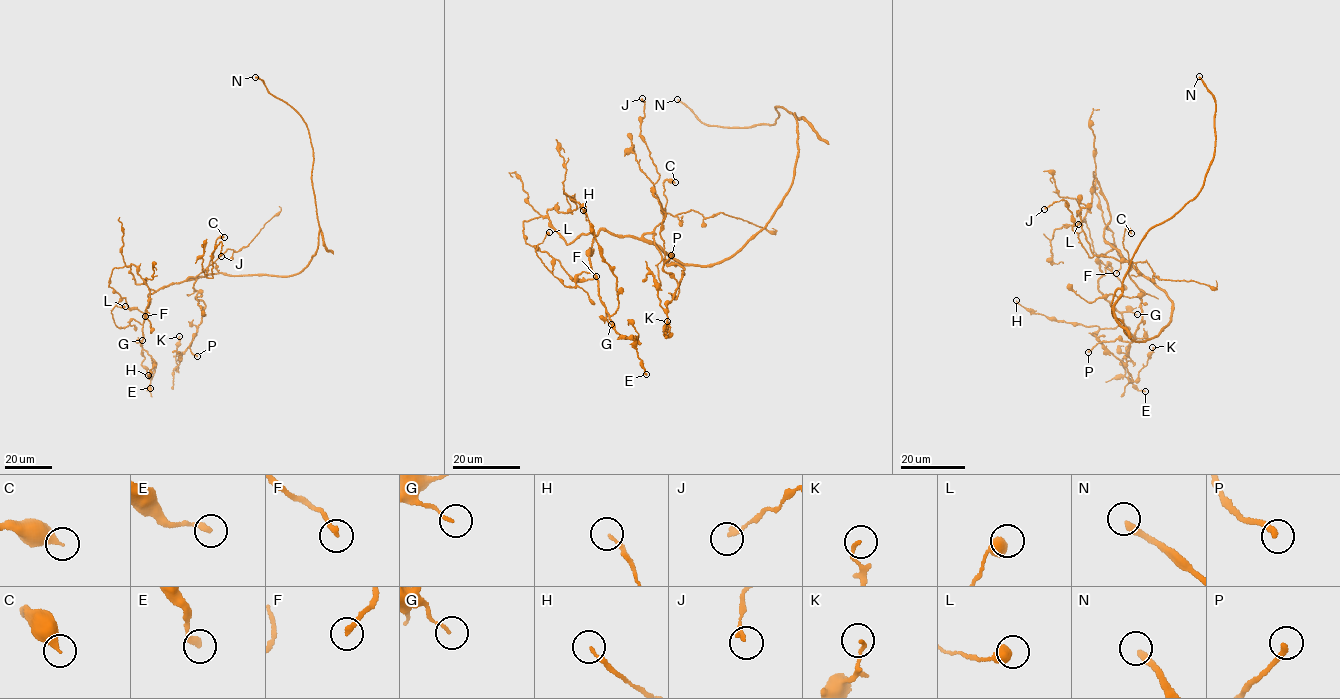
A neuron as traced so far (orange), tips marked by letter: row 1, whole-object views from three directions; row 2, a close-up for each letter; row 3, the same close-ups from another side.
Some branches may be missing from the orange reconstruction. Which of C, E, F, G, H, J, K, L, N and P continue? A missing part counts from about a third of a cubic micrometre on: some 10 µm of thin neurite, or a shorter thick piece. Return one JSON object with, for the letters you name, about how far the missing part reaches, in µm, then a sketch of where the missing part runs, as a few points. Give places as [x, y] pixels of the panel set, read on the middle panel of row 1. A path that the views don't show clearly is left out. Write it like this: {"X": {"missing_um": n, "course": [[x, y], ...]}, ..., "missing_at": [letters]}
{"N": {"missing_um": 25}, "P": {"missing_um": 9}, "missing_at": ["N", "P"]}

